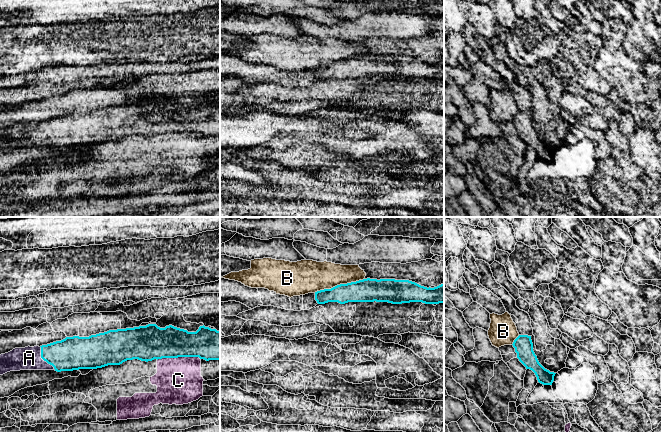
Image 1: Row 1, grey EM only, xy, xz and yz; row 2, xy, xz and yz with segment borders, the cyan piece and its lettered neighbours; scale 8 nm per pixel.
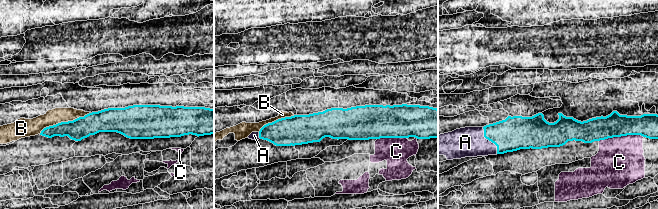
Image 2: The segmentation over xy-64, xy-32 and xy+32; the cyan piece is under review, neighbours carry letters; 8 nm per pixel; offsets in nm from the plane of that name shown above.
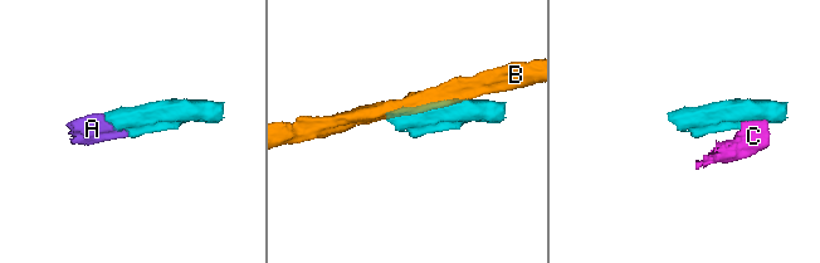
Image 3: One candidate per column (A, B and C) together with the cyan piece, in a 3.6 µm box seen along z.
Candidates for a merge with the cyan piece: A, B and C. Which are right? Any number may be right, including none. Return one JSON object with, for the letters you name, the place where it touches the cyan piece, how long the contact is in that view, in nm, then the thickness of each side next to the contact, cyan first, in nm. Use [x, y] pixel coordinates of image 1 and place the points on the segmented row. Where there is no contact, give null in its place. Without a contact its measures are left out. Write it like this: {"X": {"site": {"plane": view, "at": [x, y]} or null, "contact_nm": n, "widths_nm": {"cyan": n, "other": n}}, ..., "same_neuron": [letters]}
{"A": {"site": {"plane": "xy", "at": [43, 359]}, "contact_nm": 220, "widths_nm": {"cyan": 280, "other": 190}}, "same_neuron": ["A"]}

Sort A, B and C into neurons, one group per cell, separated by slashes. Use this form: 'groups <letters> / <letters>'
groups A / B / C

